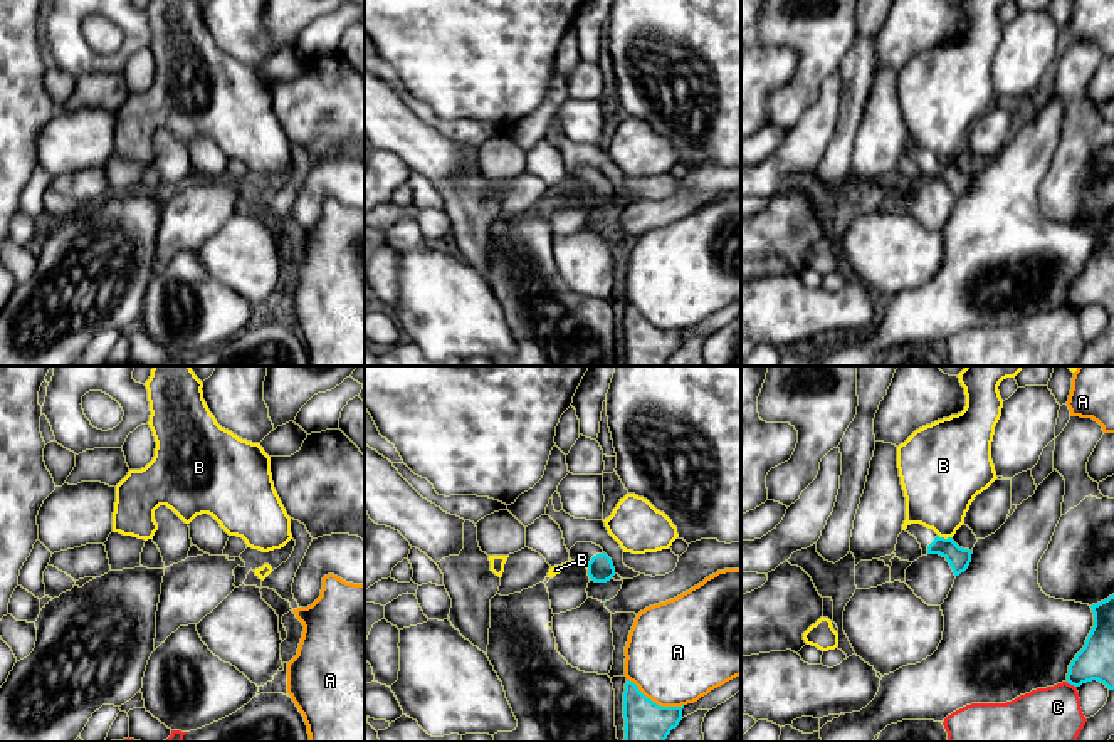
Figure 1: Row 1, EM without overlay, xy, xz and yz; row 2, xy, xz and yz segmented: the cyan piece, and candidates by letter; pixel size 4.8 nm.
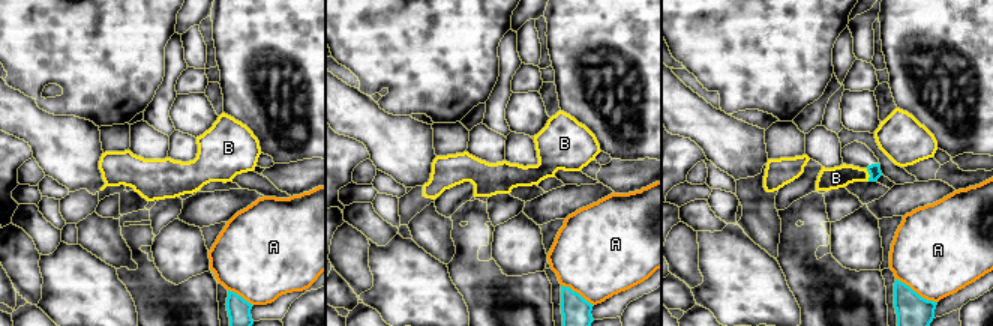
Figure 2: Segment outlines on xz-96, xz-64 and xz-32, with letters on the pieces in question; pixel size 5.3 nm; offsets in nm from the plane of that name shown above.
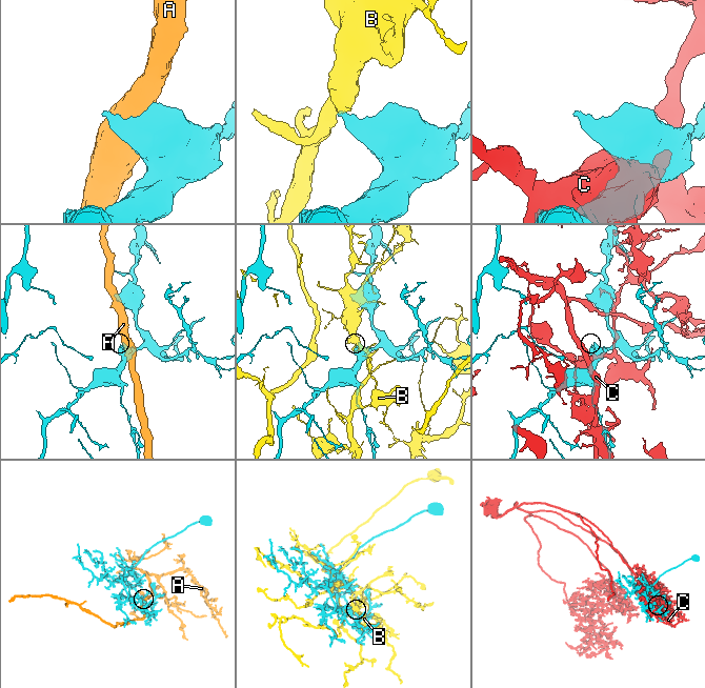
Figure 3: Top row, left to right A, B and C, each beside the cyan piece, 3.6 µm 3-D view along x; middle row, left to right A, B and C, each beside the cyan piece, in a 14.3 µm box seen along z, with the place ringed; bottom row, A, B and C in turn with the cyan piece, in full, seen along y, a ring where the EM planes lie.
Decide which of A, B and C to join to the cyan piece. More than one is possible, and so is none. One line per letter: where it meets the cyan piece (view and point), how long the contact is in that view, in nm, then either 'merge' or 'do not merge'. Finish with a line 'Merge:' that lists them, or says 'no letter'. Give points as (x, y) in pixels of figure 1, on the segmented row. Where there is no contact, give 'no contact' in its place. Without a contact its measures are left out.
A: meets cyan in xz at (654, 702); contact 300 nm long; do not merge
B: meets cyan in yz at (943, 538); contact 70 nm long; do not merge
C: meets cyan in yz at (1071, 684); contact 60 nm long; do not merge
Merge: no letter

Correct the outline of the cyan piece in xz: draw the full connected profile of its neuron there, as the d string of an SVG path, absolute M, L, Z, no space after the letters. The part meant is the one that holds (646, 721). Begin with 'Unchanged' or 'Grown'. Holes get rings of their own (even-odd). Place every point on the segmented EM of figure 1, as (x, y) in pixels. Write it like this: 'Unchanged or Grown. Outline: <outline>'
Unchanged. Outline: M627 680L623 692L623 742L665 742L682 720L682 707L660 707Z

